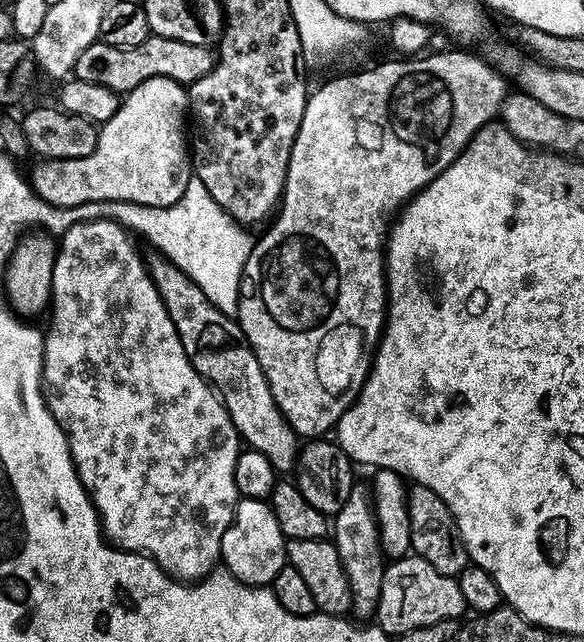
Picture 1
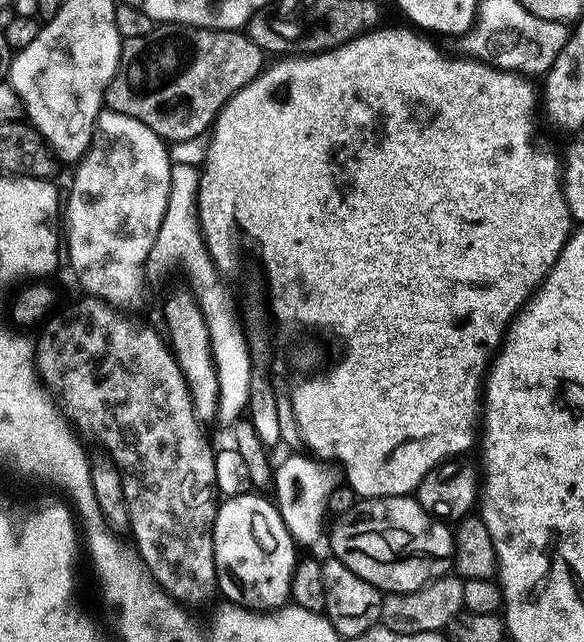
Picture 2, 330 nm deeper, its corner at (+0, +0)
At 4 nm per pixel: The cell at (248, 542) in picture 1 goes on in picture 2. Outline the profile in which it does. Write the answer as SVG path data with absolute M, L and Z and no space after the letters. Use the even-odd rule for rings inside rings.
M249 494L225 499L216 509L214 522L215 587L224 595L225 601L249 610L283 608L289 603L292 595L292 575L298 559L298 545L286 530L275 503L271 499L263 500L260 496L263 495Z

